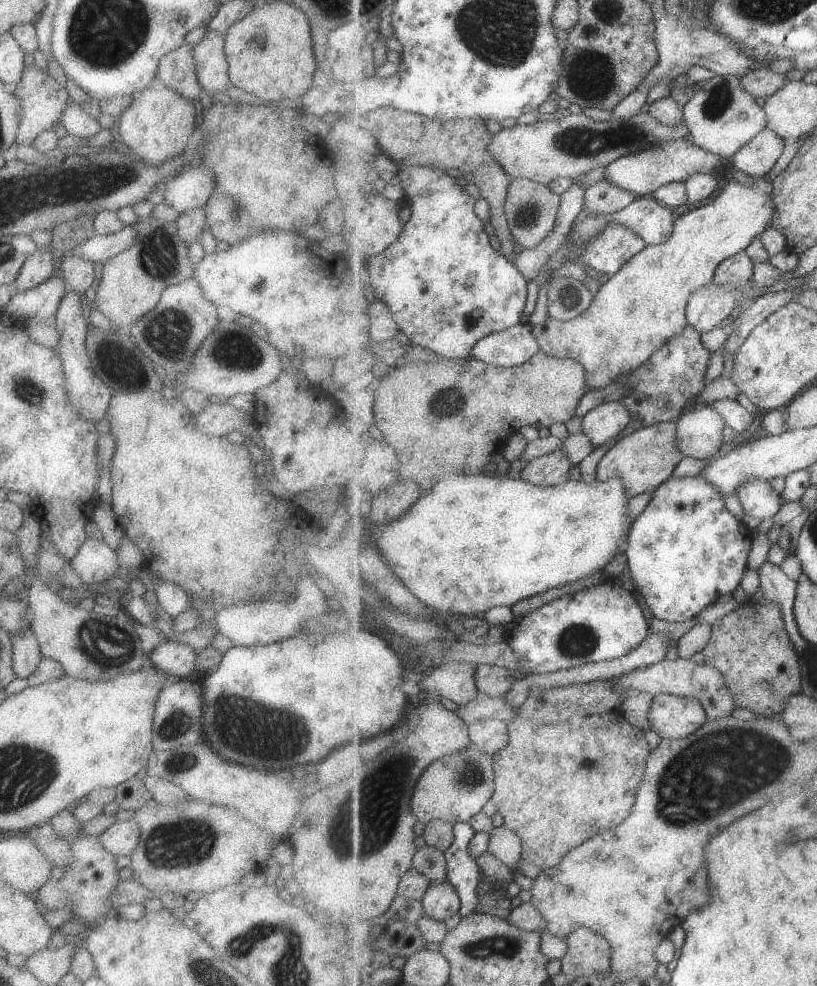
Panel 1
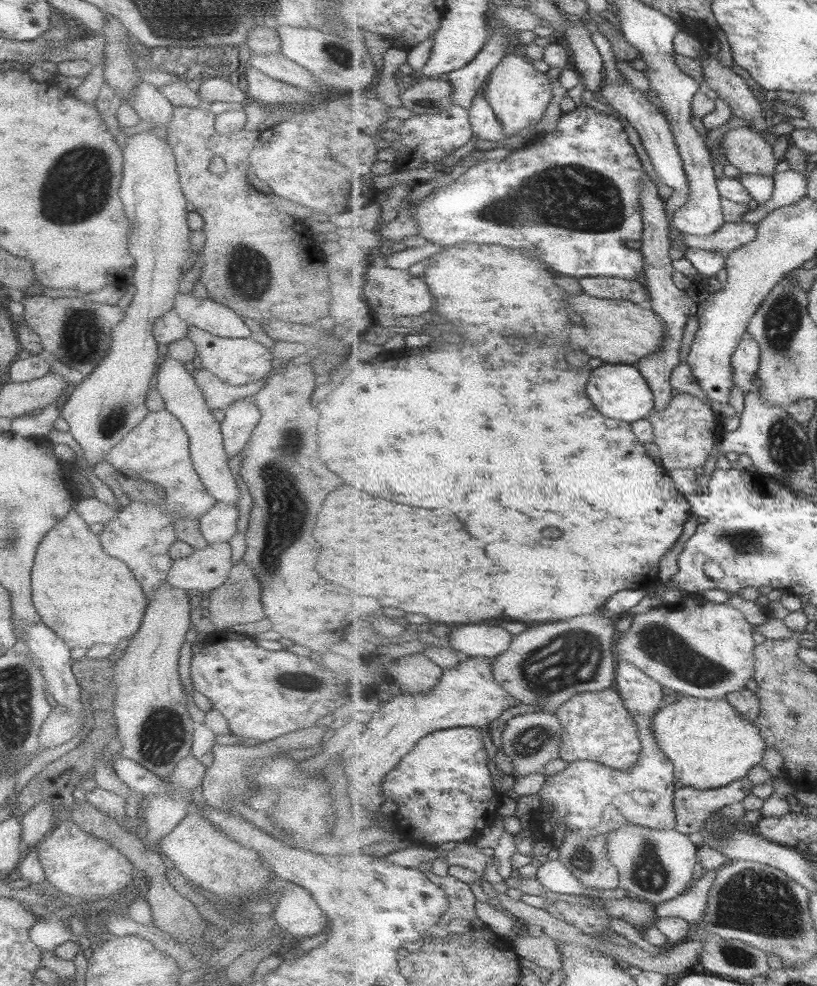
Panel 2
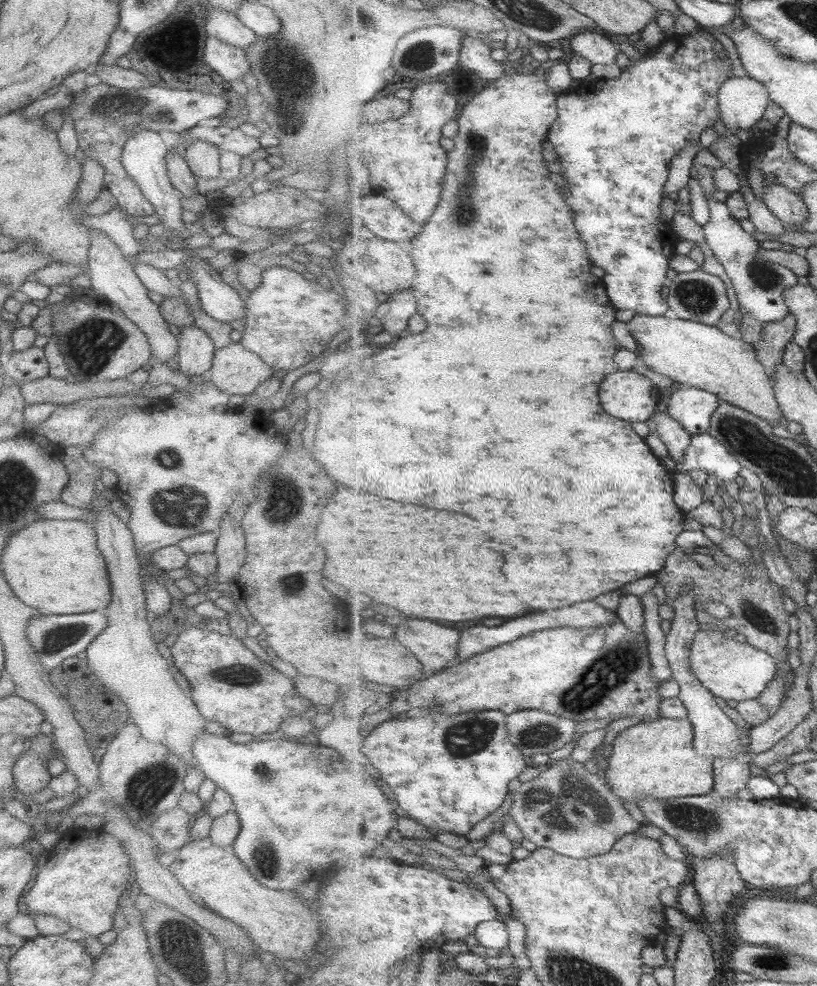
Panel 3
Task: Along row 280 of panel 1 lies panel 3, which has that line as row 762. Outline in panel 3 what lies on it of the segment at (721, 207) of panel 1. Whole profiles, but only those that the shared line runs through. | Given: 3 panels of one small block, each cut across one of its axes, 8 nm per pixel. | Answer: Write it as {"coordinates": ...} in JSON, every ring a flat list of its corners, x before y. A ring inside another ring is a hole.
{"coordinates":[[662,718,655,722,637,723,616,734,613,745,606,754,608,767,606,782,623,803,639,807,641,798,679,798,705,796,714,791,715,775,713,758,698,754,694,747,694,723,685,719]]}

